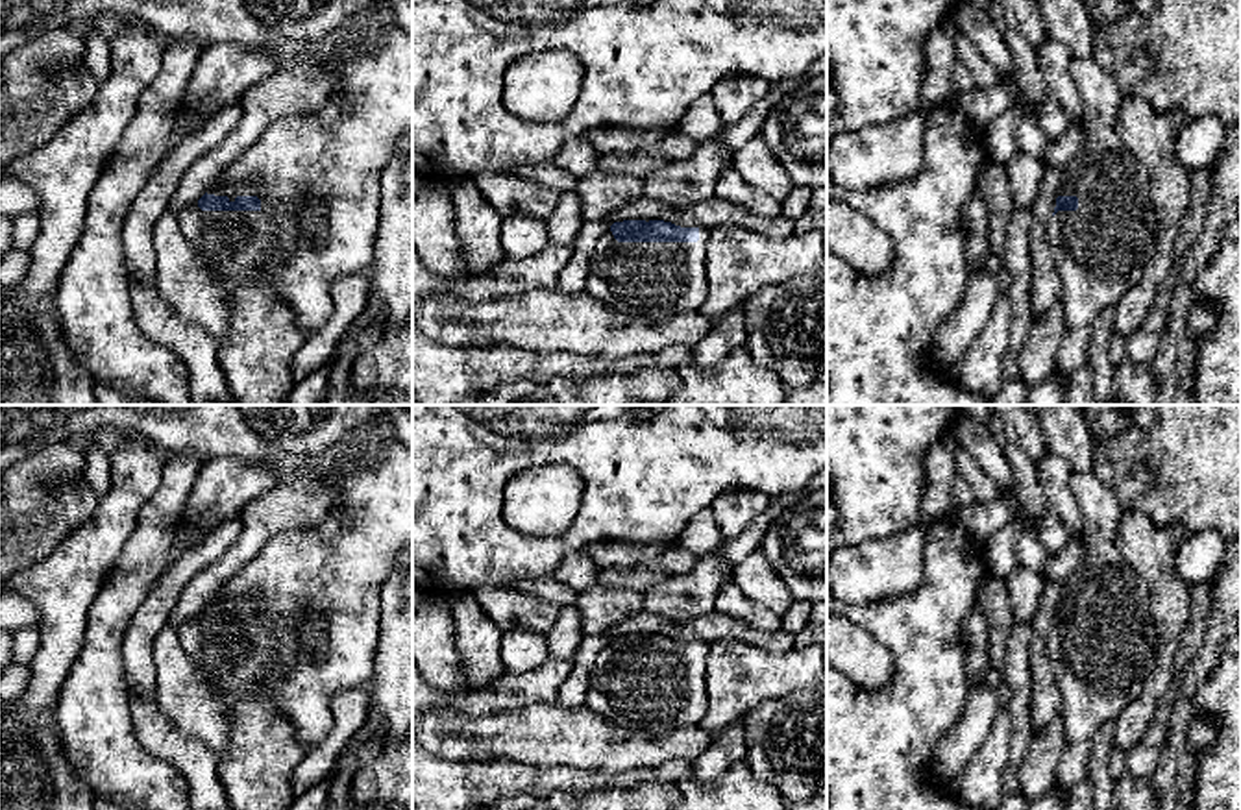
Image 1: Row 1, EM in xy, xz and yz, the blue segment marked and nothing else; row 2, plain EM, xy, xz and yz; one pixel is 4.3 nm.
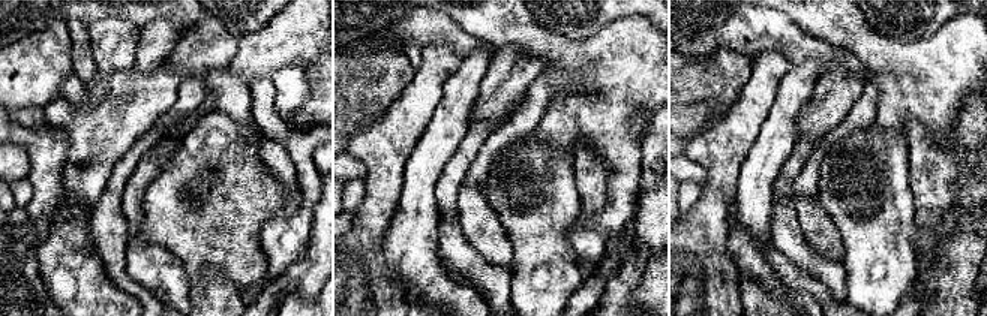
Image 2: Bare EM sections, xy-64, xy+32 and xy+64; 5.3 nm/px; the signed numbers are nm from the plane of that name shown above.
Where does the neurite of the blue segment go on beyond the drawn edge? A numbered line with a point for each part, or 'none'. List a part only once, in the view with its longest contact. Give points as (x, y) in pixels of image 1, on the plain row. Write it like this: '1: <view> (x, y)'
1: xz (657, 696)

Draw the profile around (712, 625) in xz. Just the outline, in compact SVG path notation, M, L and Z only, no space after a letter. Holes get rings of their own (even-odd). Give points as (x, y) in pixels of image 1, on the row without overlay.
M710 610L703 616L673 621L651 612L638 612L636 616L620 621L605 632L608 638L623 634L664 634L681 642L710 644L714 640L742 640L756 645L768 653L786 653L793 647L793 636L784 629L766 632L758 631L740 620Z

